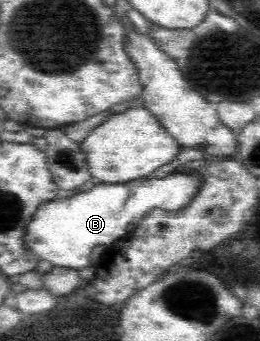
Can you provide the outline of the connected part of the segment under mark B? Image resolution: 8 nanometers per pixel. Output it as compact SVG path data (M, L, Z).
M191 164L187 167L180 167L163 178L151 178L149 176L142 179L135 179L128 183L103 183L95 181L86 189L76 192L71 197L62 197L55 201L49 201L41 206L37 212L33 213L32 220L27 226L27 245L41 260L42 266L60 266L73 268L83 272L81 268L93 265L93 250L97 246L110 245L118 238L125 236L129 232L129 222L137 222L145 218L149 210L181 210L189 206L190 199L197 194L198 187L201 186L201 177L195 173L197 165Z

